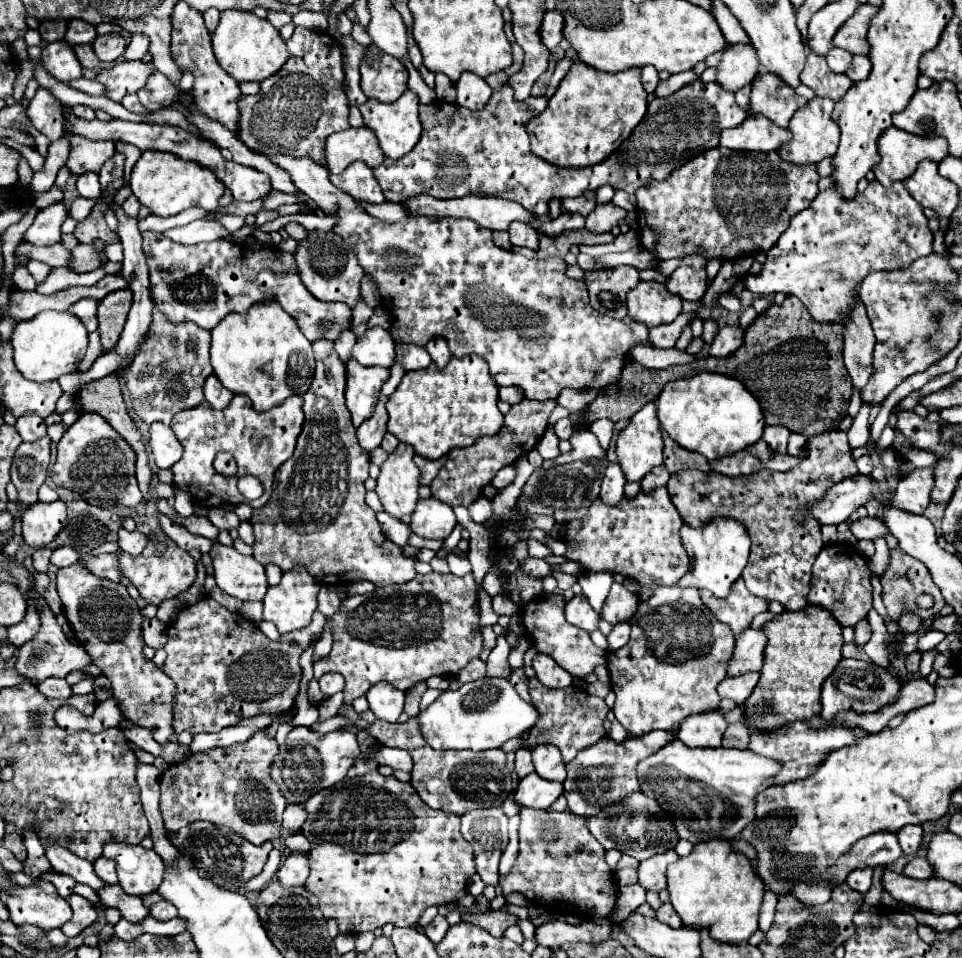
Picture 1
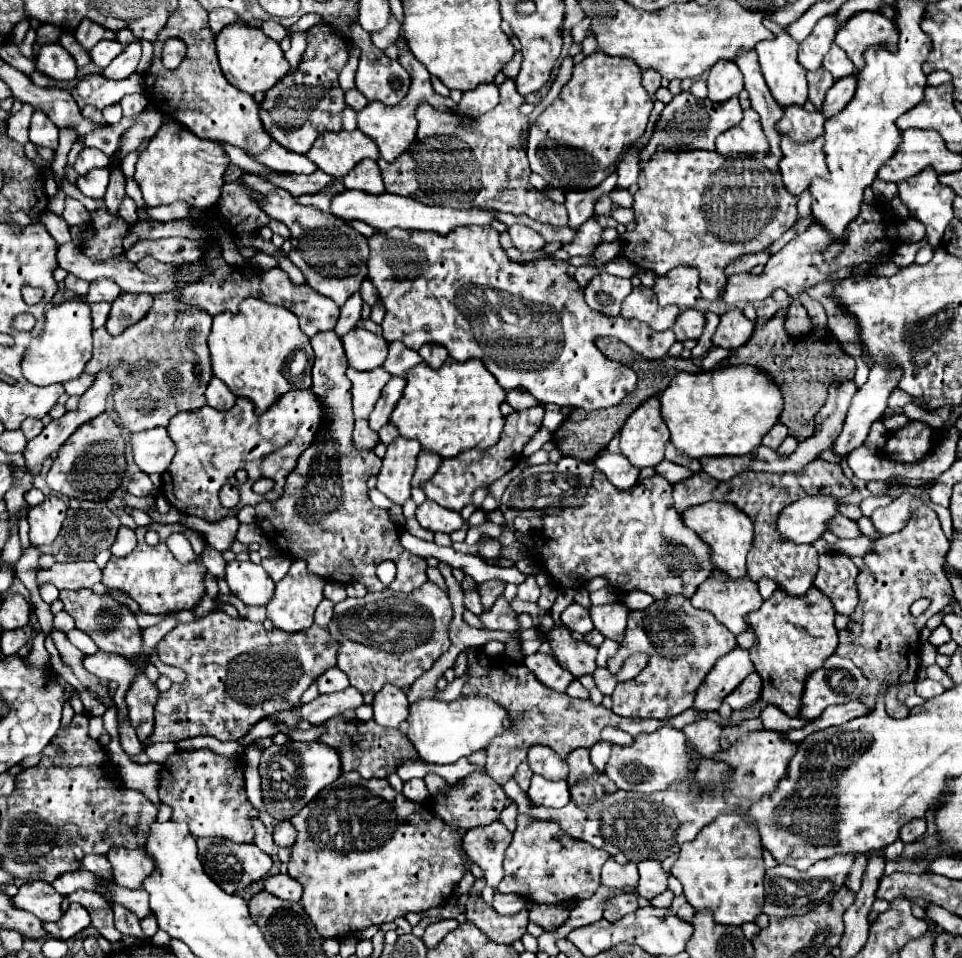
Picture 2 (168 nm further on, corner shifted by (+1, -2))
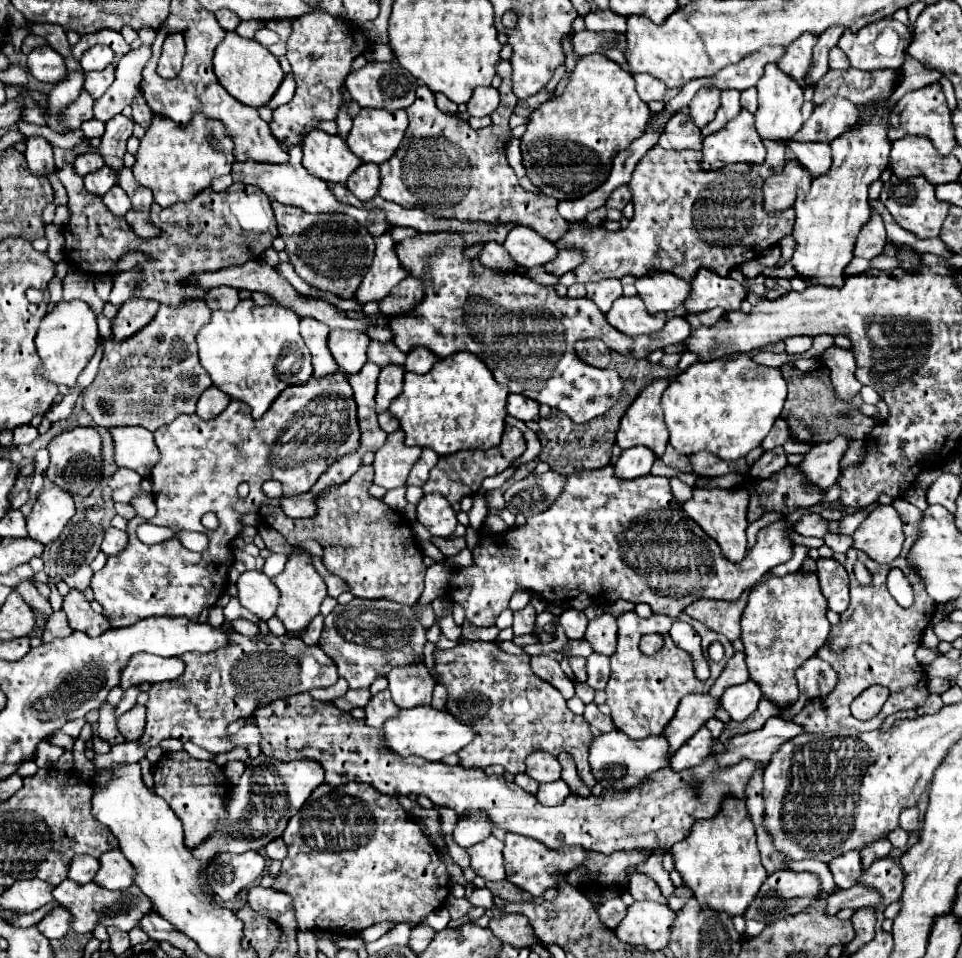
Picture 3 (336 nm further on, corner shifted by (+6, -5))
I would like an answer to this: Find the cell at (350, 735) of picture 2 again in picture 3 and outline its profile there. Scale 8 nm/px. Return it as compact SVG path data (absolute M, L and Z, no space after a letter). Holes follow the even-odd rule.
M308 693L278 699L270 703L270 707L258 707L252 717L260 729L262 755L278 761L314 759L322 765L330 787L356 781L368 783L384 795L424 795L438 807L454 809L458 817L470 817L480 811L504 831L532 837L550 849L580 845L588 851L600 851L606 855L636 847L652 851L658 851L660 847L670 849L690 833L694 821L714 817L726 795L744 799L744 787L758 769L758 763L748 759L734 767L718 769L716 759L708 757L702 765L688 771L676 773L670 767L656 771L646 779L646 783L640 783L630 791L610 789L600 797L568 795L562 805L546 807L516 783L508 783L498 775L486 775L482 769L430 763L418 757L400 757L392 751L380 749L380 741L384 739L382 729L368 727L364 719L356 721L350 713L332 707L332 703L314 701ZM692 779L700 781L698 795L692 795L692 787L688 785Z

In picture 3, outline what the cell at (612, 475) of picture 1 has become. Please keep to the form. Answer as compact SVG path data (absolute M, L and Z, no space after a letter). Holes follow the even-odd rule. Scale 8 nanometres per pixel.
M630 447L616 461L616 477L618 479L636 479L650 473L656 455L648 447Z

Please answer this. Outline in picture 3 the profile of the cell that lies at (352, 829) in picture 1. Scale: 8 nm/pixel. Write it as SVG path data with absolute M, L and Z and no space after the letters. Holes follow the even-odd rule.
M320 785L288 821L282 839L288 847L288 855L282 861L282 869L276 875L272 889L292 897L300 931L322 929L328 933L360 933L382 921L416 927L432 911L440 909L450 895L450 877L436 849L430 847L432 841L422 833L420 825L410 819L396 797L380 795L370 785Z

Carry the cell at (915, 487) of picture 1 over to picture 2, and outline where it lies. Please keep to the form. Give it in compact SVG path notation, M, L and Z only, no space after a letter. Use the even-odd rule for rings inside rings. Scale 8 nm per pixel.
M905 492L899 498L895 498L889 506L885 508L877 508L871 514L871 522L873 526L883 534L889 536L893 532L899 532L909 520L911 520L911 512L913 512L913 500L915 496Z

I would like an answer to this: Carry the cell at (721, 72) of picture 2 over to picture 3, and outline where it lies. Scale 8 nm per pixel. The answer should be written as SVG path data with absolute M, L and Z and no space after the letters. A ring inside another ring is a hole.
M704 87L690 101L690 119L696 127L706 127L714 121L714 115L720 107L720 89Z

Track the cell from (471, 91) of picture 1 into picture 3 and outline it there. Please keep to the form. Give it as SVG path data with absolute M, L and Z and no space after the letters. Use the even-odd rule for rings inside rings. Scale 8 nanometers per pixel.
M478 87L468 101L468 113L474 117L492 115L500 103L500 95L494 87Z

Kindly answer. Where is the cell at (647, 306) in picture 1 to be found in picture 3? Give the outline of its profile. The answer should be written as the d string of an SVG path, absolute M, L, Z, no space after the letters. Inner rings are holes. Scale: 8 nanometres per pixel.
M634 295L634 297L616 299L612 309L606 313L606 321L614 329L636 337L636 335L648 335L648 333L660 331L666 323L666 313L650 315L644 309L642 299Z

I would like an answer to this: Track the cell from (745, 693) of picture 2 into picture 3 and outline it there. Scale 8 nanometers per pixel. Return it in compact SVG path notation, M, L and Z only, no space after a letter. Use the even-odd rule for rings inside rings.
M746 681L742 685L728 687L720 697L720 705L728 711L732 721L744 721L756 711L760 699L762 699L762 691L758 683Z

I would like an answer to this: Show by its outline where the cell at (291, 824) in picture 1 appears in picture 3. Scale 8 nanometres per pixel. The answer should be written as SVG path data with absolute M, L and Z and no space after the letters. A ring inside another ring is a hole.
M278 837L278 839L274 839L274 841L270 841L266 847L264 847L264 851L266 851L266 857L268 859L284 859L286 857L286 845L284 845L284 841Z

